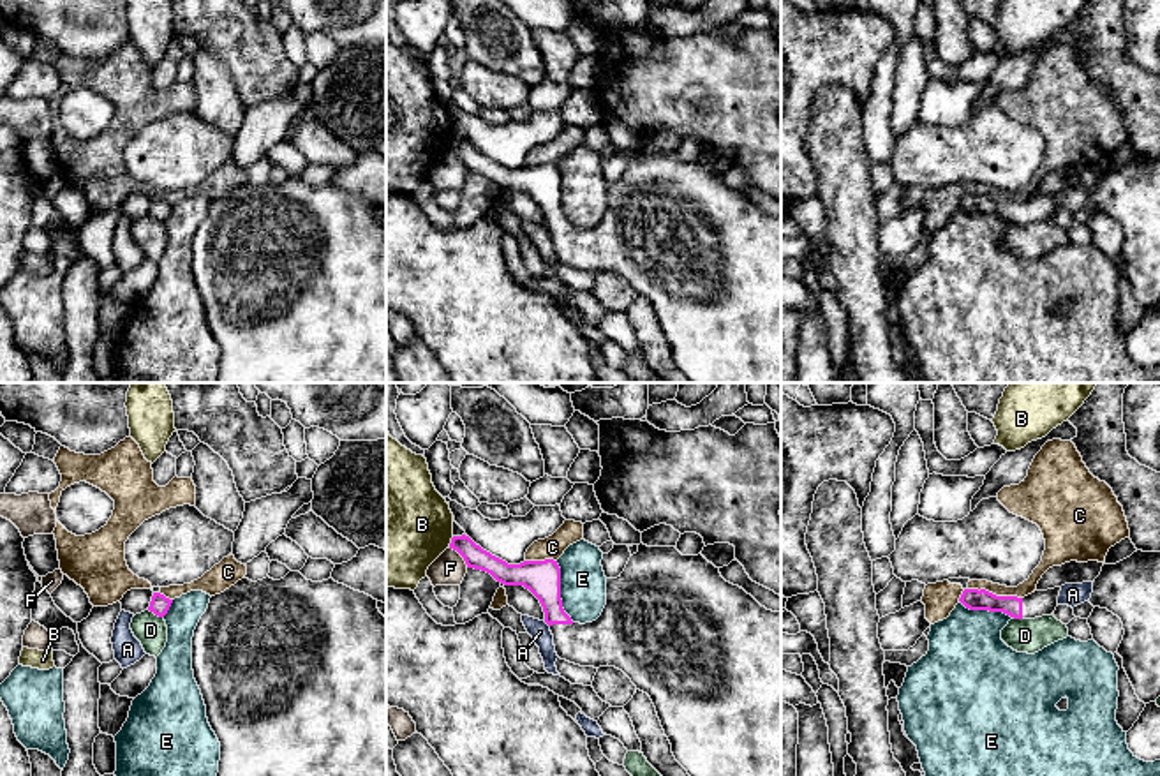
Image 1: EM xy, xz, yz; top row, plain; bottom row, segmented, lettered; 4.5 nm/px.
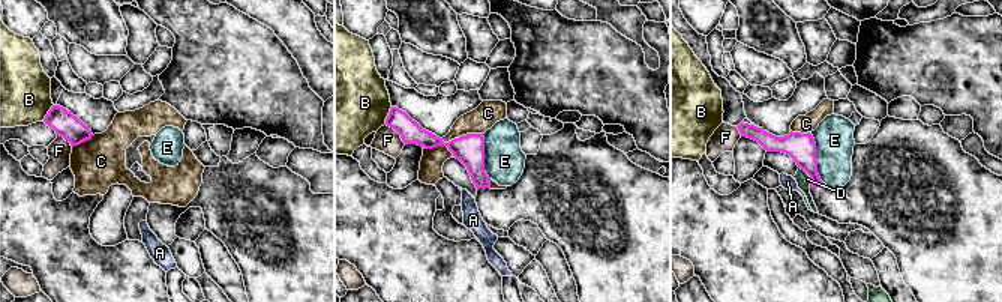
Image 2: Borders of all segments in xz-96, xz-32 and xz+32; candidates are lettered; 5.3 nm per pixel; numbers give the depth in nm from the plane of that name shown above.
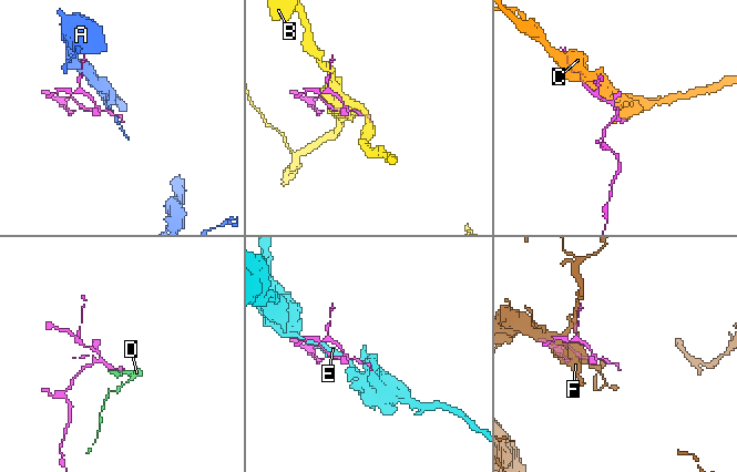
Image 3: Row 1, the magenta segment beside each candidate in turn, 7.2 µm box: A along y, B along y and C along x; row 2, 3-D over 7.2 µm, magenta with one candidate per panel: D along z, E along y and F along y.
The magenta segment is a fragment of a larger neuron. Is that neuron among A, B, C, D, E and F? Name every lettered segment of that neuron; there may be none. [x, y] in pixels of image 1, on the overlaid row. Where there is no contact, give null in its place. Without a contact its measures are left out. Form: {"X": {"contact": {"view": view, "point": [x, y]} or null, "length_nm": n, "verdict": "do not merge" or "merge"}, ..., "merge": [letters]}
{"A": {"contact": {"view": "xz", "point": [547, 623]}, "length_nm": 40, "verdict": "do not merge"}, "B": {"contact": {"view": "xz", "point": [452, 542]}, "length_nm": 50, "verdict": "do not merge"}, "C": {"contact": {"view": "yz", "point": [995, 595]}, "length_nm": 260, "verdict": "do not merge"}, "D": {"contact": {"view": "xy", "point": [156, 614]}, "length_nm": 80, "verdict": "do not merge"}, "E": {"contact": {"view": "xz", "point": [559, 591]}, "length_nm": 300, "verdict": "do not merge"}, "F": {"contact": {"view": "xz", "point": [461, 554]}, "length_nm": 130, "verdict": "do not merge"}, "merge": []}

